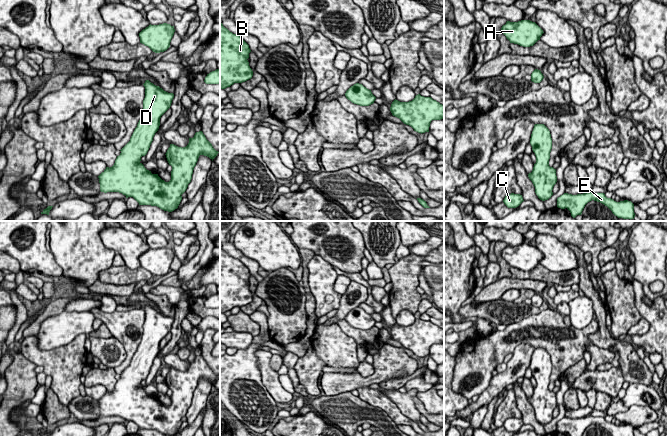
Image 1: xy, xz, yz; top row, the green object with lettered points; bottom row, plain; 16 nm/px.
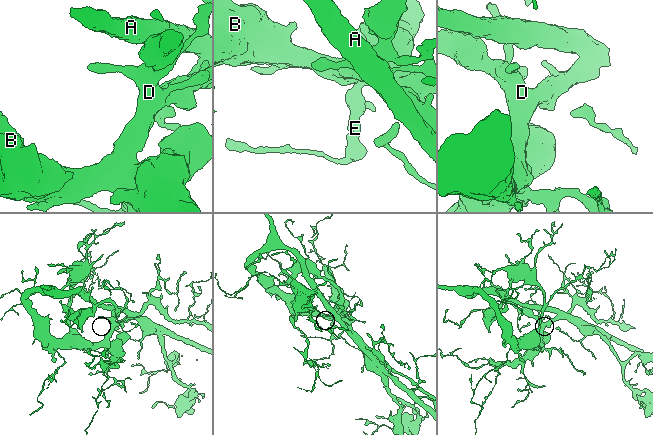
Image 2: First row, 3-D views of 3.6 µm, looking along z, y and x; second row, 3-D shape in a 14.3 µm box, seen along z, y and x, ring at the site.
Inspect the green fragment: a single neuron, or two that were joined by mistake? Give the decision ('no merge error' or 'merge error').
no merge error

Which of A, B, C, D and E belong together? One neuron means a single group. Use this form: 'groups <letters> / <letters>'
groups A B C D E

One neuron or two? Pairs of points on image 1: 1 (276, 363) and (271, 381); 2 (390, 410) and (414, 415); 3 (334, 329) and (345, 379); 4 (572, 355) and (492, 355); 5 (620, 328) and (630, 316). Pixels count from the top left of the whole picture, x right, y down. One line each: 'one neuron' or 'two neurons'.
1: two neurons
2: two neurons
3: two neurons
4: one neuron
5: one neuron

